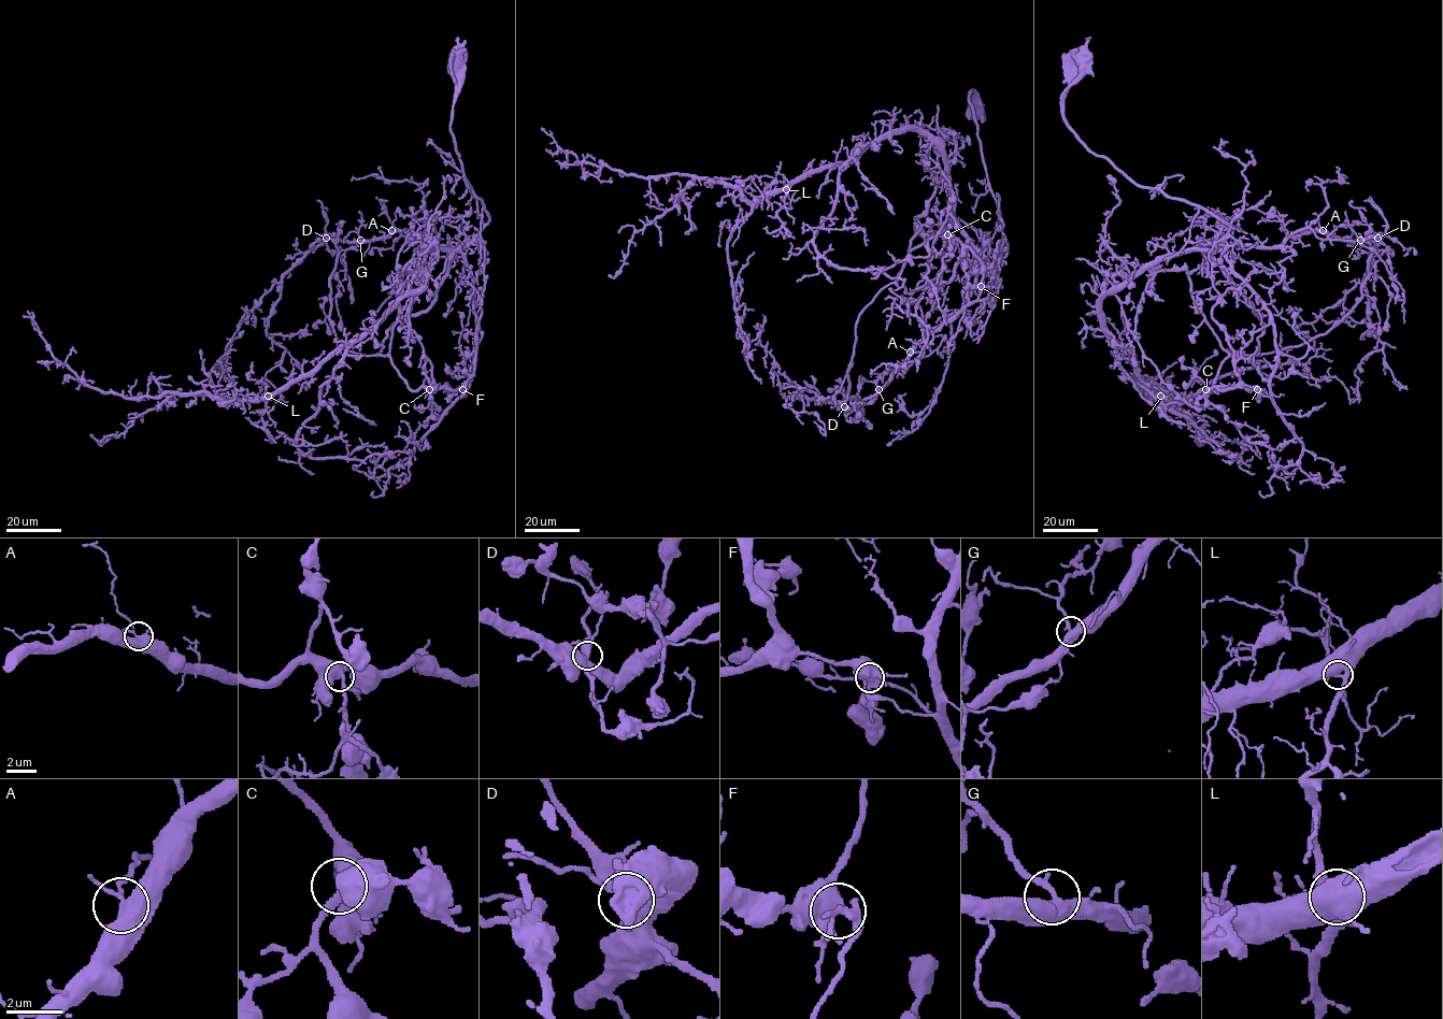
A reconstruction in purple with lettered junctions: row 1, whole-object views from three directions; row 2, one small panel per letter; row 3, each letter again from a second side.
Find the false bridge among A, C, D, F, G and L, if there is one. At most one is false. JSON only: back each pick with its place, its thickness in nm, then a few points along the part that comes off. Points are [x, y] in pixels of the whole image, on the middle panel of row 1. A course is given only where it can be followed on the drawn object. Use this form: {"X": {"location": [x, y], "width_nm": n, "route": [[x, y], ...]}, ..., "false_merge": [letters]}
{"false_merge": []}

